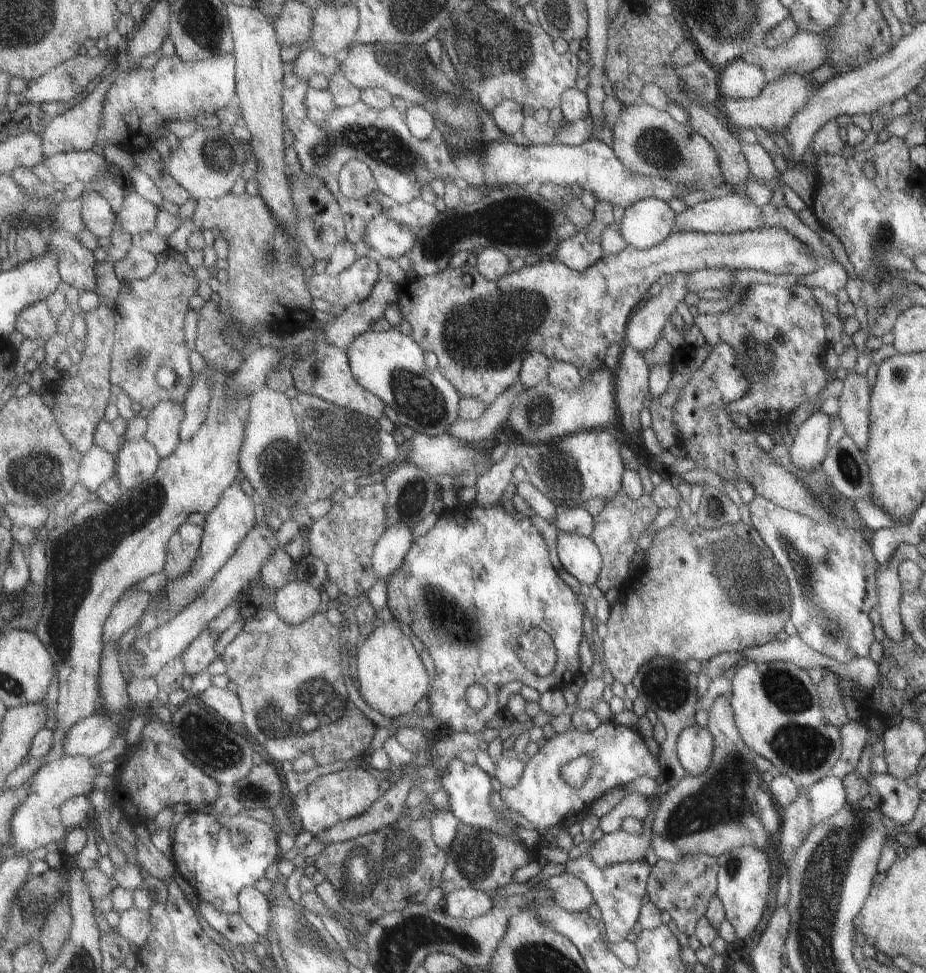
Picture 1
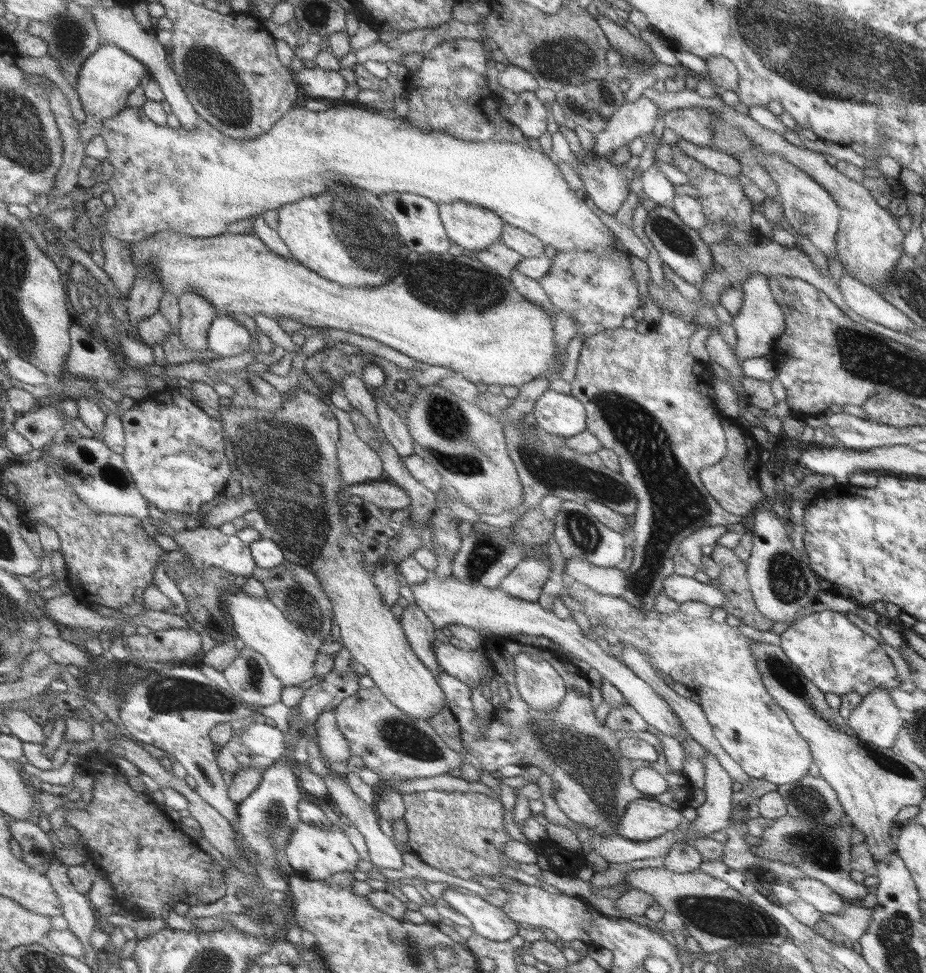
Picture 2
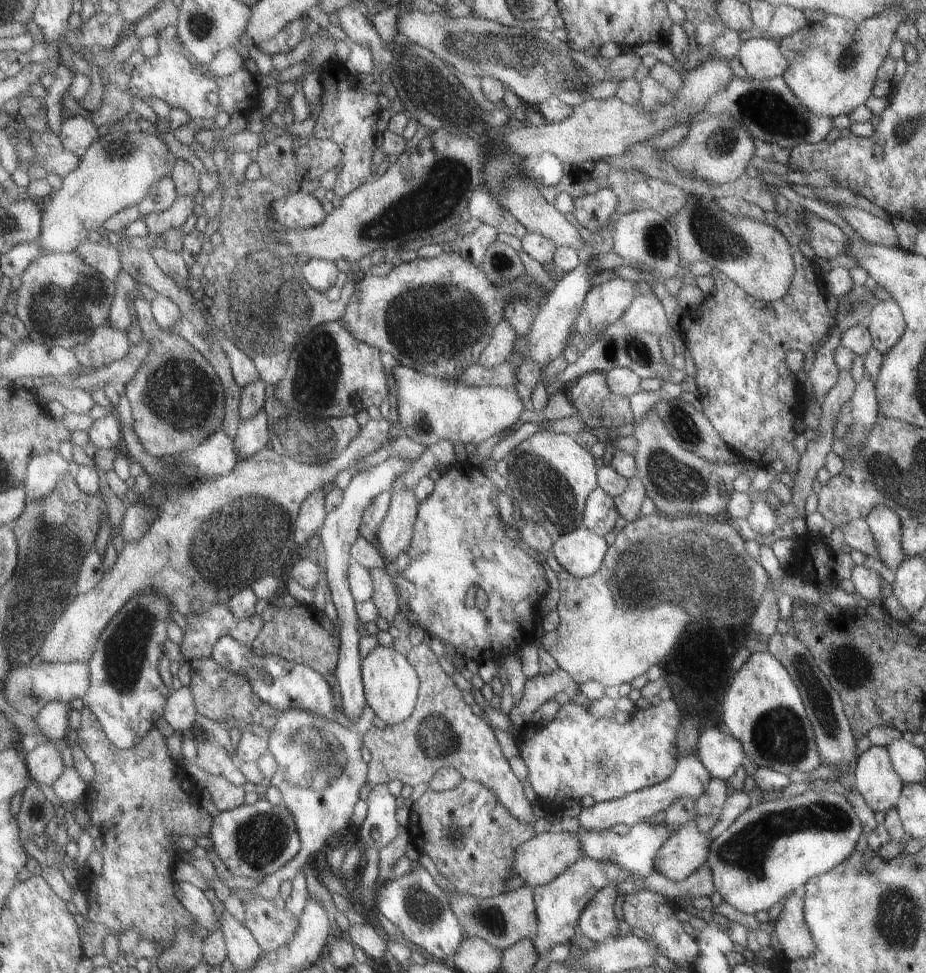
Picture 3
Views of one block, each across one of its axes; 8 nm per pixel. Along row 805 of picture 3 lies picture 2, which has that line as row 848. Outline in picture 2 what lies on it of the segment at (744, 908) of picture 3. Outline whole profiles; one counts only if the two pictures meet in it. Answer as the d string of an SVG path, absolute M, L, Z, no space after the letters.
M787 814L780 819L773 820L769 828L761 832L761 842L755 844L753 855L769 860L781 860L783 863L791 863L796 866L807 878L825 884L840 895L843 902L856 905L866 895L866 887L849 878L851 870L850 833L853 824L844 815L841 822L837 822L833 828L823 828L813 819L793 818Z

